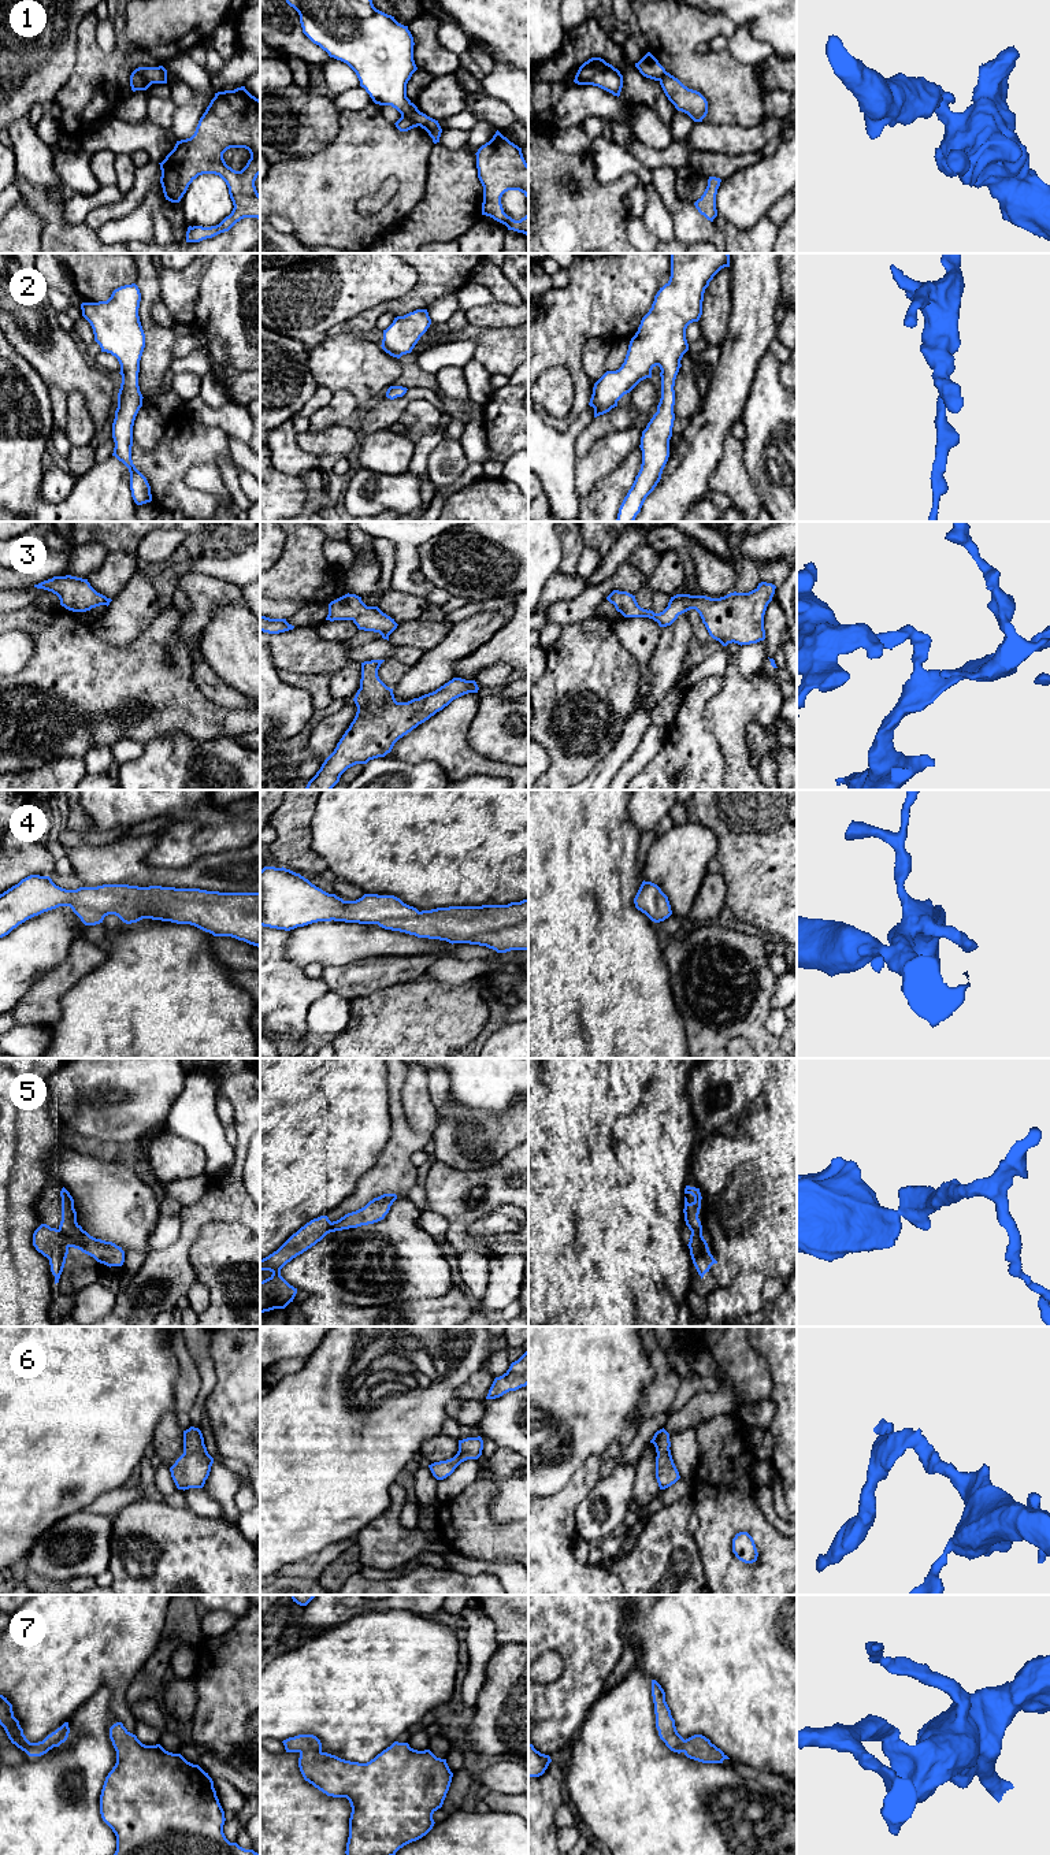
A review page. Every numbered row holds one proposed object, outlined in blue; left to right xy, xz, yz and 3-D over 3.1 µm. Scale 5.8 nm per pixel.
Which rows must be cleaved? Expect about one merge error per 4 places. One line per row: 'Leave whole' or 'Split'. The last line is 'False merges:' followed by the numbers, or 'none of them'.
1: Split
2: Leave whole
3: Leave whole
4: Leave whole
5: Split
6: Leave whole
7: Leave whole
False merges: 1, 5

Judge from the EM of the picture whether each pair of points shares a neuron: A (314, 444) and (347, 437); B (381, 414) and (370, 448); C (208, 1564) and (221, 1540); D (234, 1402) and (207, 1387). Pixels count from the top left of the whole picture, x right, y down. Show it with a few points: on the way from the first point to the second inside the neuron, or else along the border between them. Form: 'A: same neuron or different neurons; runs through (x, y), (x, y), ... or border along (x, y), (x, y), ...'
A: same neuron; runs through (322, 442), (338, 440)
B: different neurons; border along (386, 429), (362, 436)
C: same neuron; runs through (208, 1558), (208, 1553), (215, 1546)
D: different neurons; border along (211, 1357), (215, 1365), (216, 1383), (203, 1408)

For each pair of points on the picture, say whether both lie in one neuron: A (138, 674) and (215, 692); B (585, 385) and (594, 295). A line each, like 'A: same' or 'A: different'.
A: different
B: same

